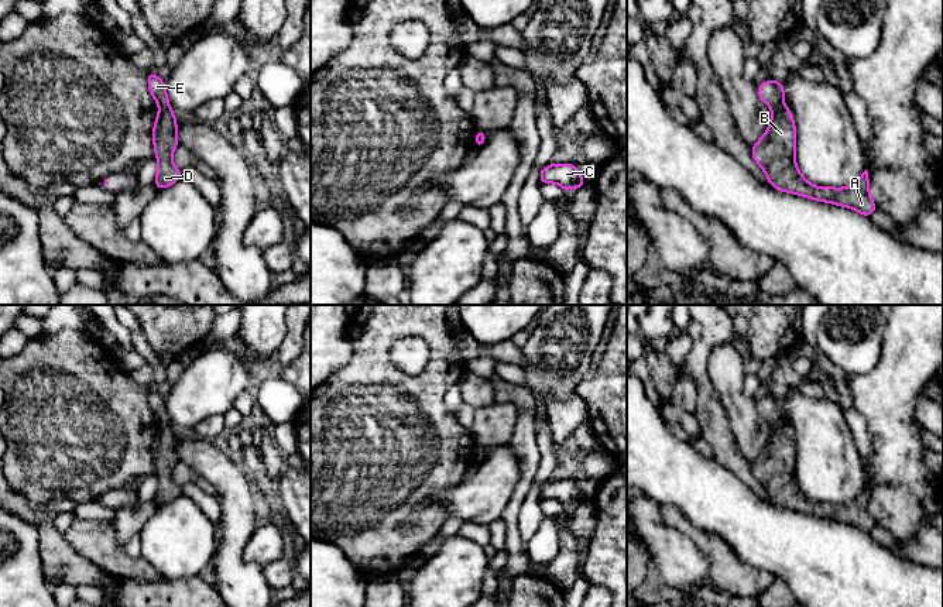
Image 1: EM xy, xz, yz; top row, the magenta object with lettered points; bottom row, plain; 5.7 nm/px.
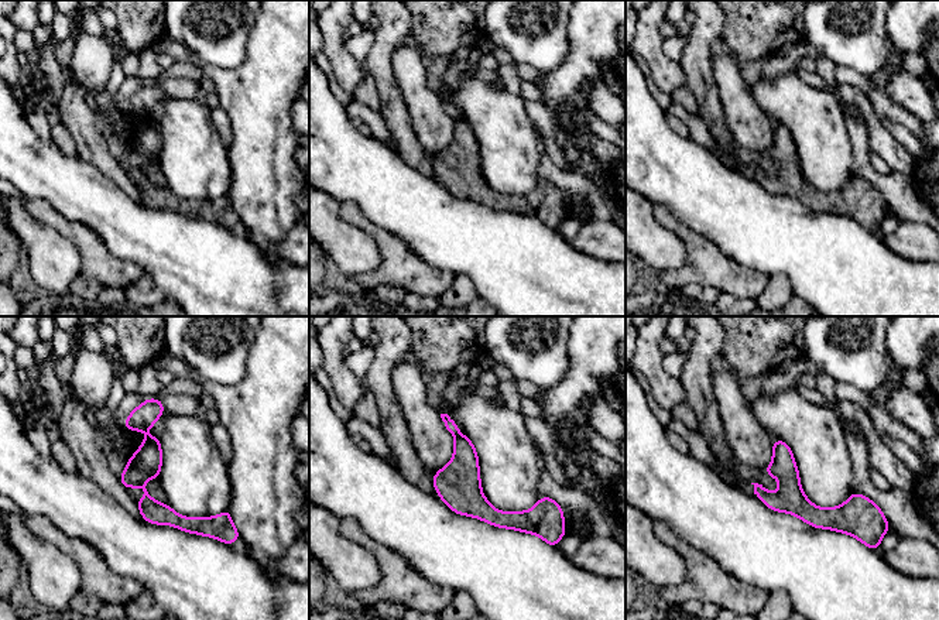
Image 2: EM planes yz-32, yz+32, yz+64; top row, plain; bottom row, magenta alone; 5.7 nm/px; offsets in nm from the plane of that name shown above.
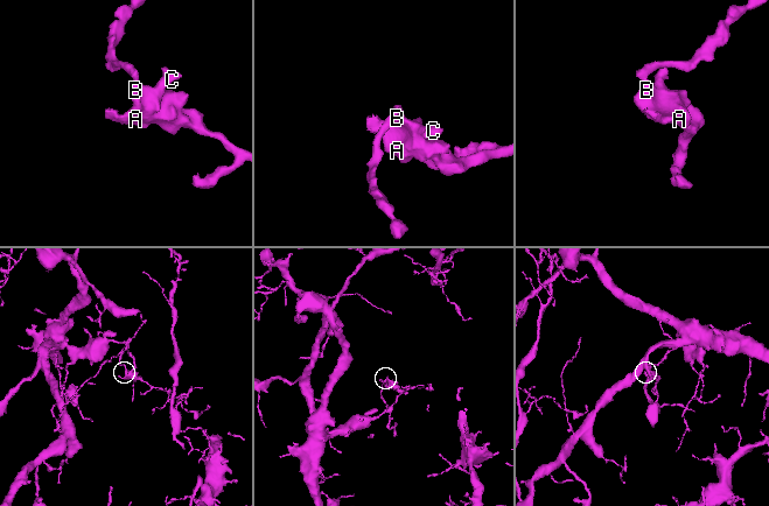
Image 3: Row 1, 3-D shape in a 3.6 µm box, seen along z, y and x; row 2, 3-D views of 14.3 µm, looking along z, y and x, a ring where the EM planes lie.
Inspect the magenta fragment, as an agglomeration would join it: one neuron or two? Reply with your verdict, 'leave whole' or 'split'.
split

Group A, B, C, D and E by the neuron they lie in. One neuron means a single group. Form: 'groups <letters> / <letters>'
groups A B C D / E

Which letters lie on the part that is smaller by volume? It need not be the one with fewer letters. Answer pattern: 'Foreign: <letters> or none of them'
Foreign: A, B, C, D

